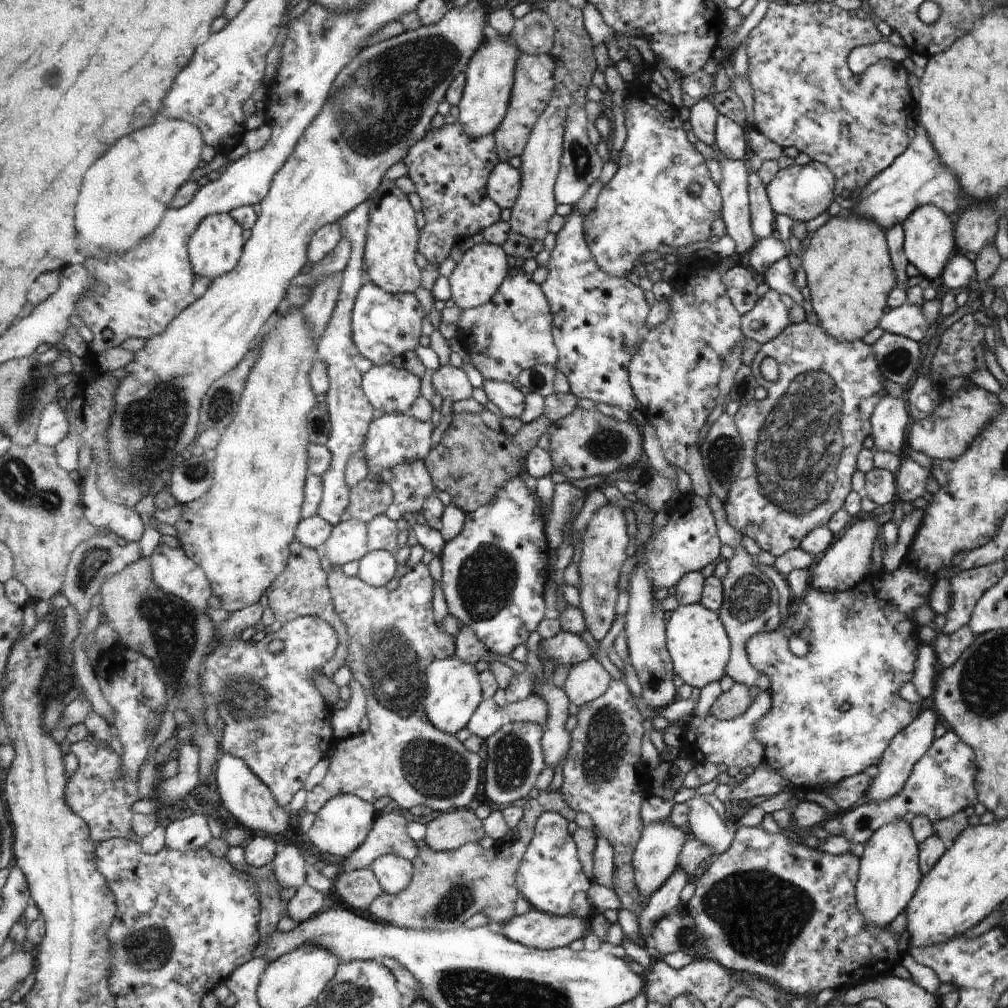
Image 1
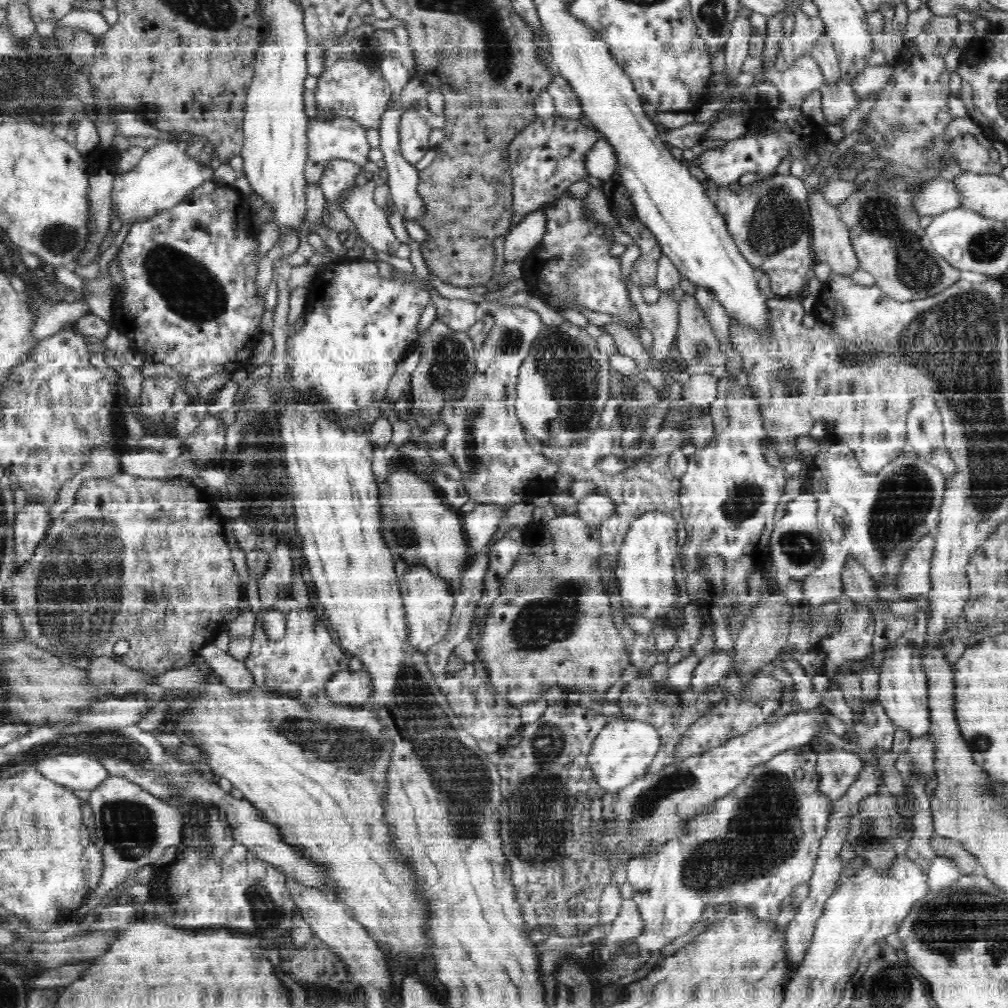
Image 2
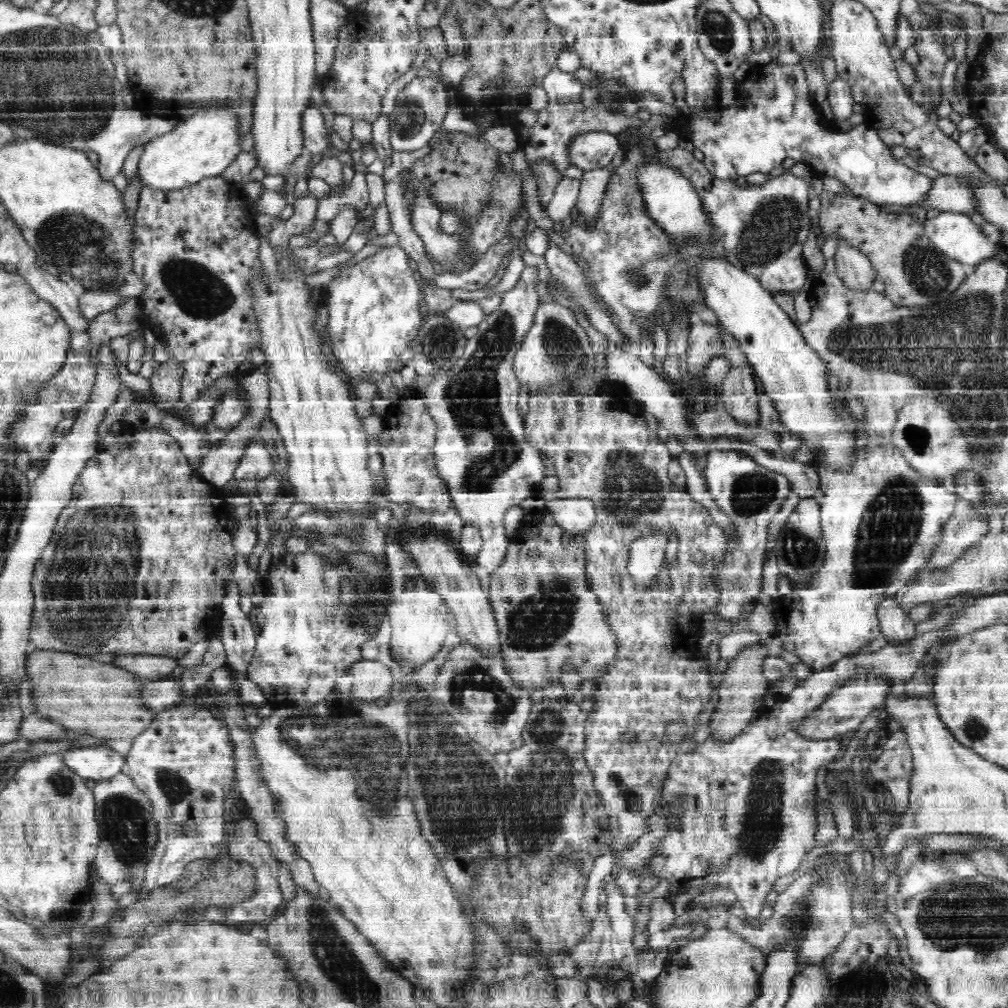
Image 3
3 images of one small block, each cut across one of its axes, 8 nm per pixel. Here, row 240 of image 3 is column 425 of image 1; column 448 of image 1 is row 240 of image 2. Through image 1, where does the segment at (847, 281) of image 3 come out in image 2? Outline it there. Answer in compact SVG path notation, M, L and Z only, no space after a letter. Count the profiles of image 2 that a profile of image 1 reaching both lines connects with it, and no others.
M818 190L810 194L812 204L812 248L820 262L828 262L840 276L854 274L862 264L856 254L850 230L840 222L836 206L828 204L824 194Z

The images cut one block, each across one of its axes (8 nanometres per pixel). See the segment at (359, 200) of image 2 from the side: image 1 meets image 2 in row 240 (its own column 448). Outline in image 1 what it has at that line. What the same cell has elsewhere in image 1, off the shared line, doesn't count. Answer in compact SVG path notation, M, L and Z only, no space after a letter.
M441 366L435 374L433 374L433 388L437 390L437 394L445 400L451 402L459 402L459 400L467 400L473 396L473 384L469 382L465 370L461 368L453 368L453 366Z

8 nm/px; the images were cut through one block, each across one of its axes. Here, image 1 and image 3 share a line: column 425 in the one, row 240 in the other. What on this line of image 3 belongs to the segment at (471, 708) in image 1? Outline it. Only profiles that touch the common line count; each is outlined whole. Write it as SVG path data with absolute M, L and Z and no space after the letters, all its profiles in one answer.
M648 162L640 168L640 184L642 184L642 192L644 192L644 204L648 208L648 216L662 226L668 234L674 236L694 236L696 242L710 240L712 234L712 226L708 216L702 210L702 202L698 198L698 194L694 192L692 184L688 180L684 180L680 174L676 174L674 170L668 170L666 166L658 166L654 162Z

